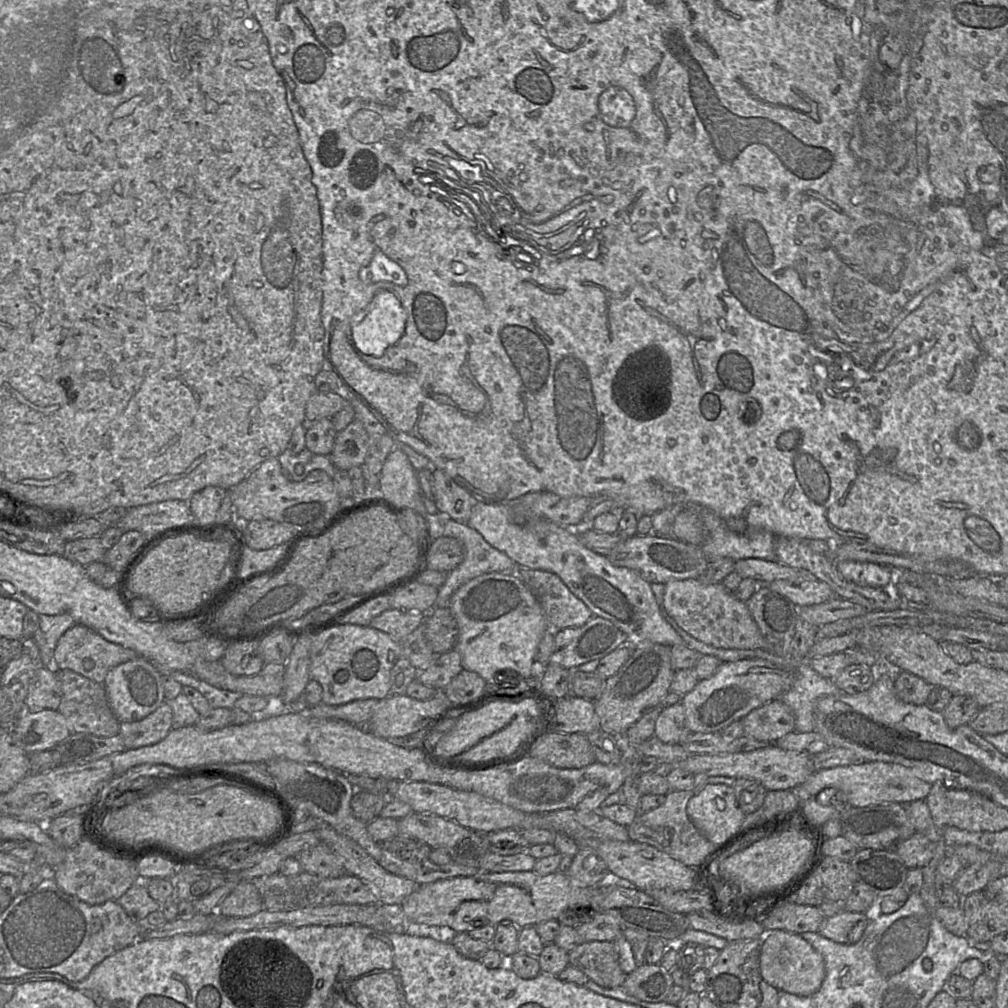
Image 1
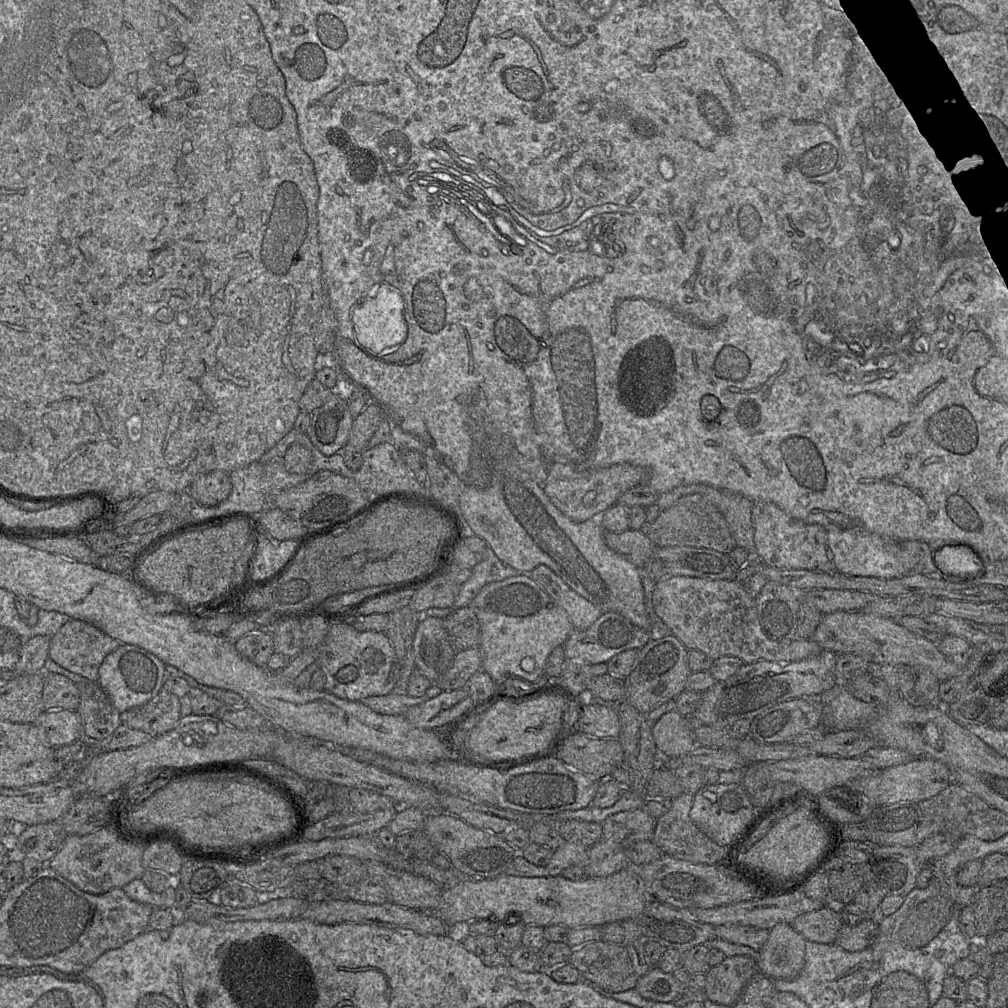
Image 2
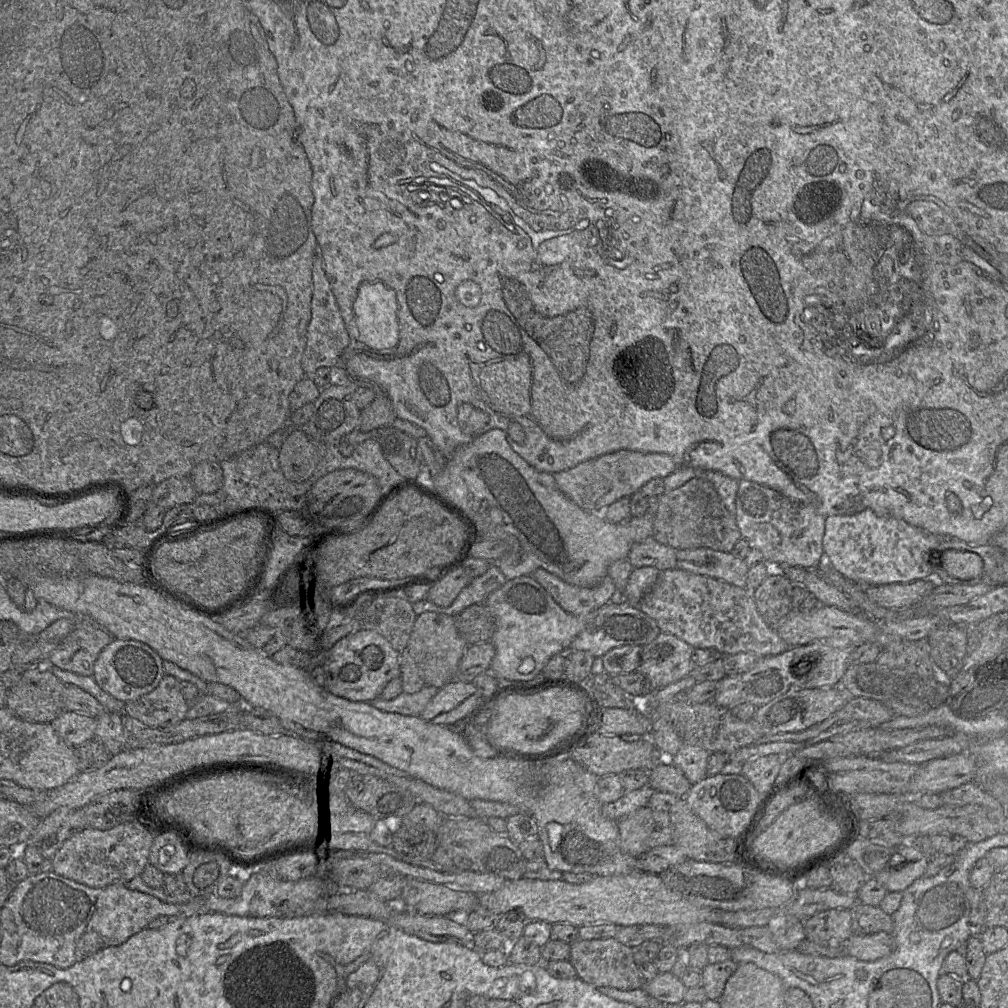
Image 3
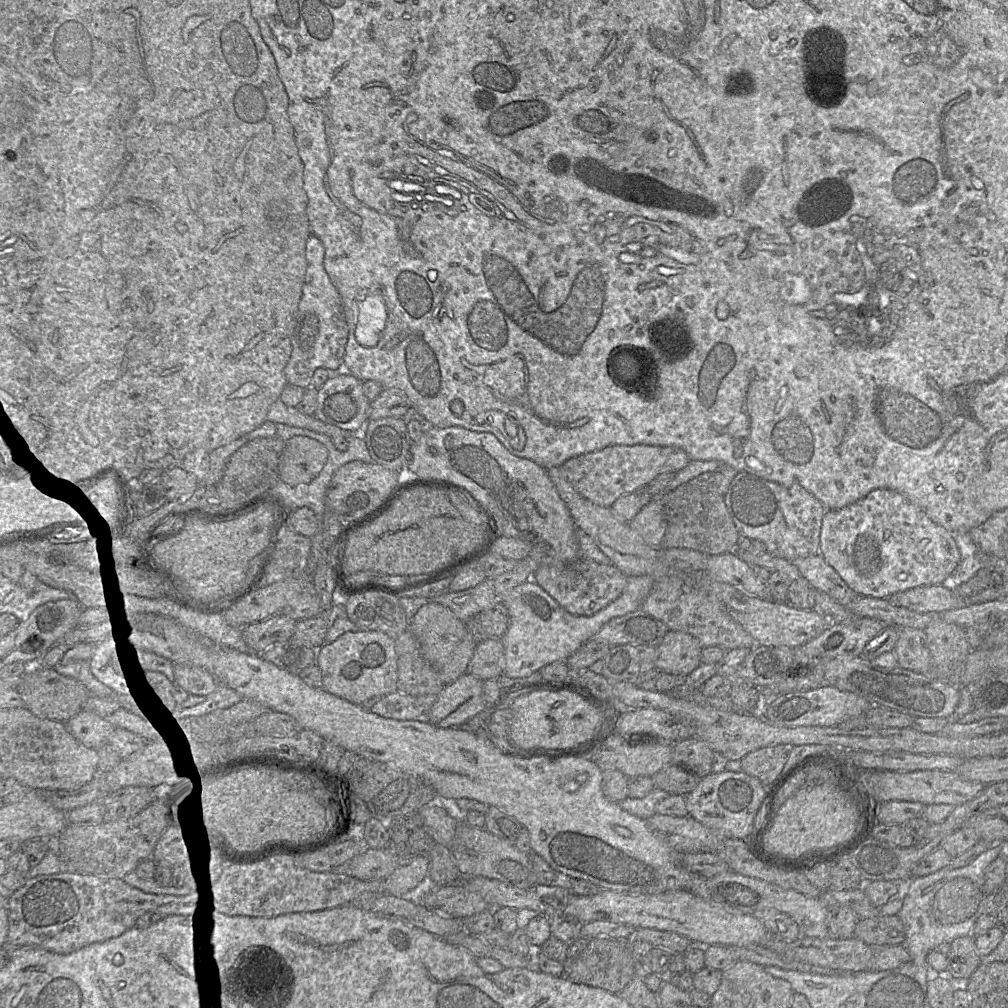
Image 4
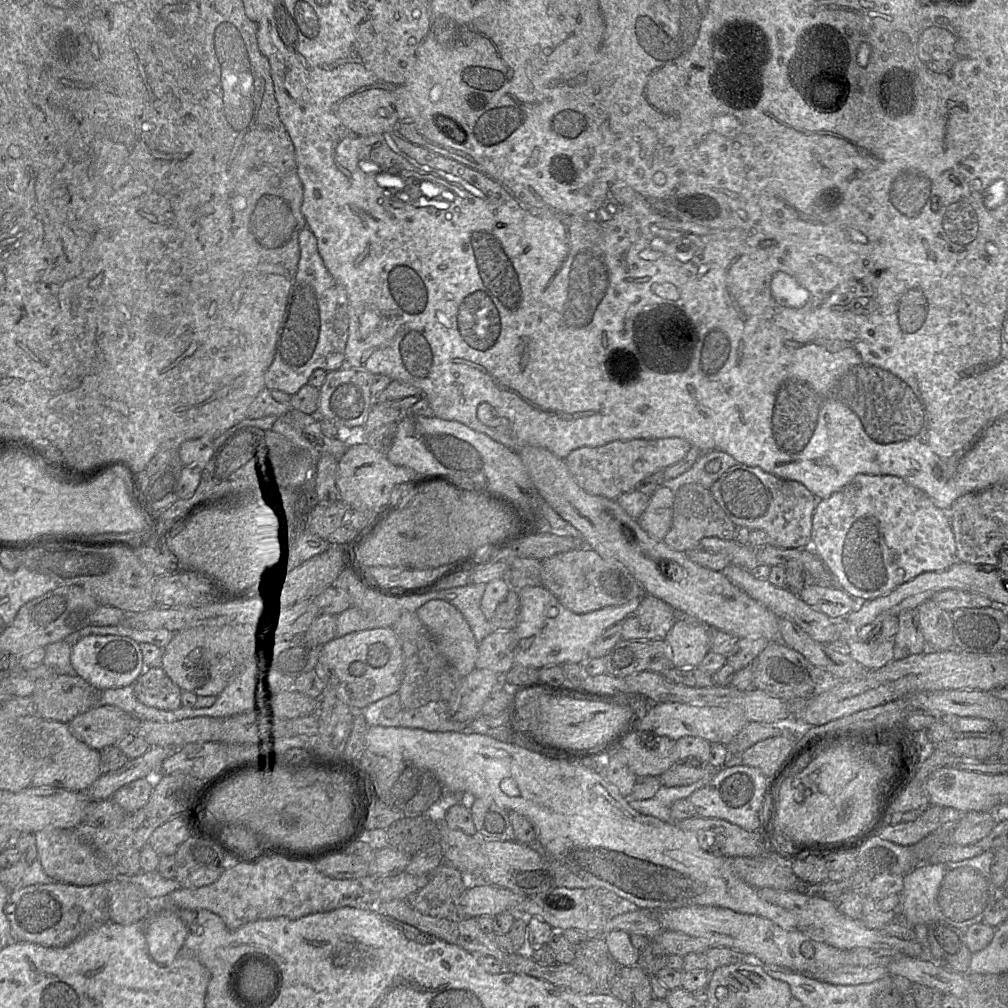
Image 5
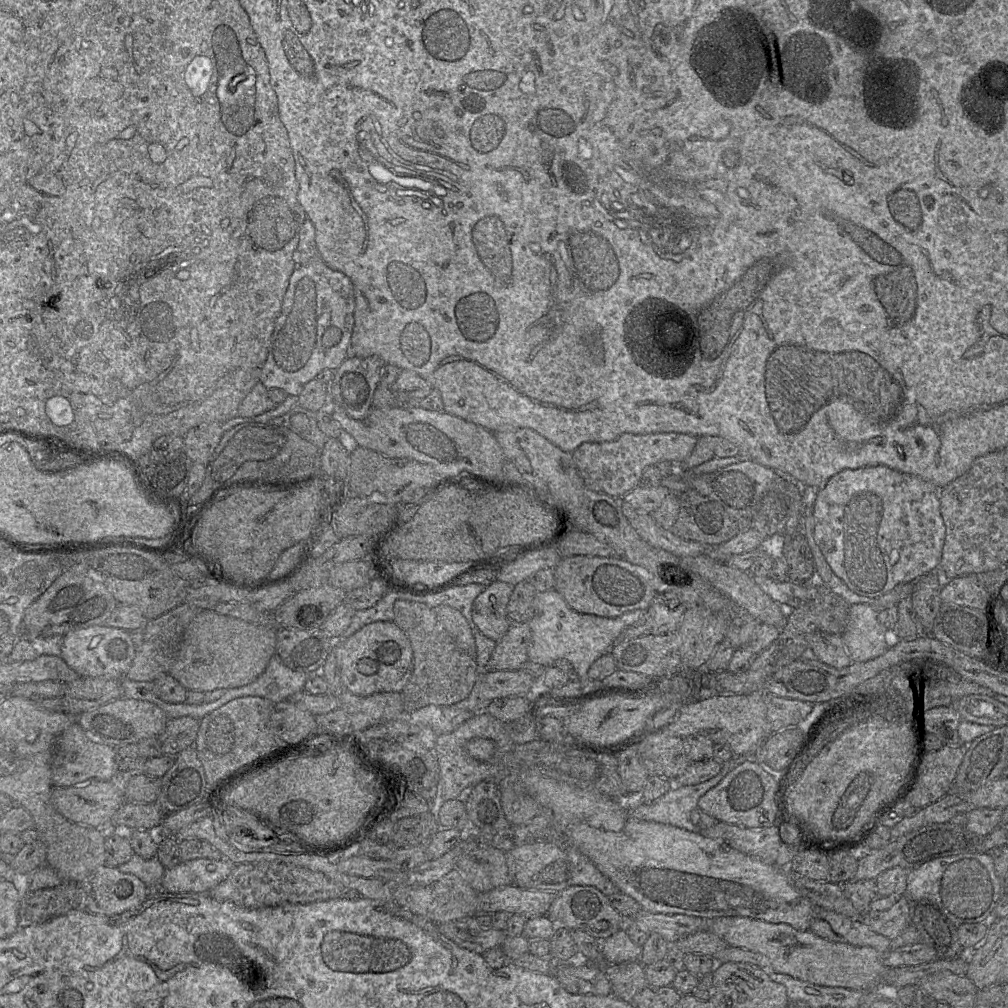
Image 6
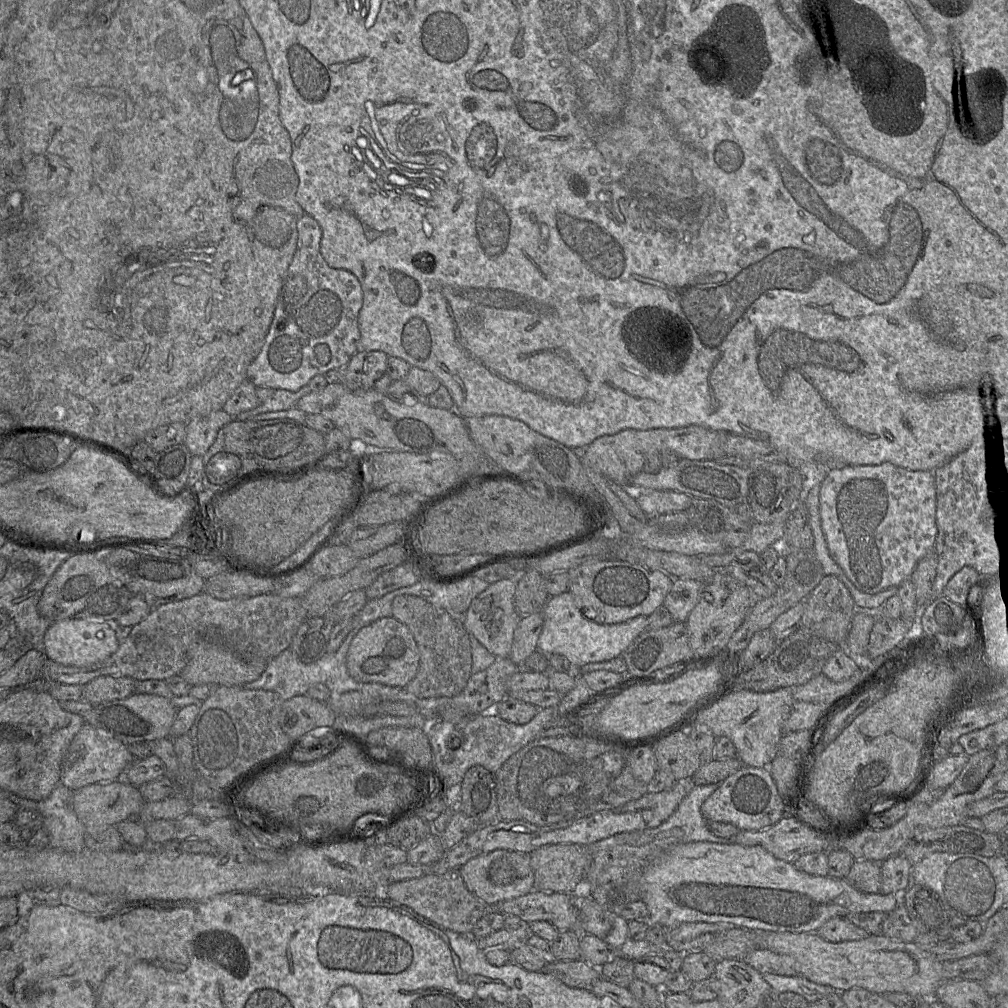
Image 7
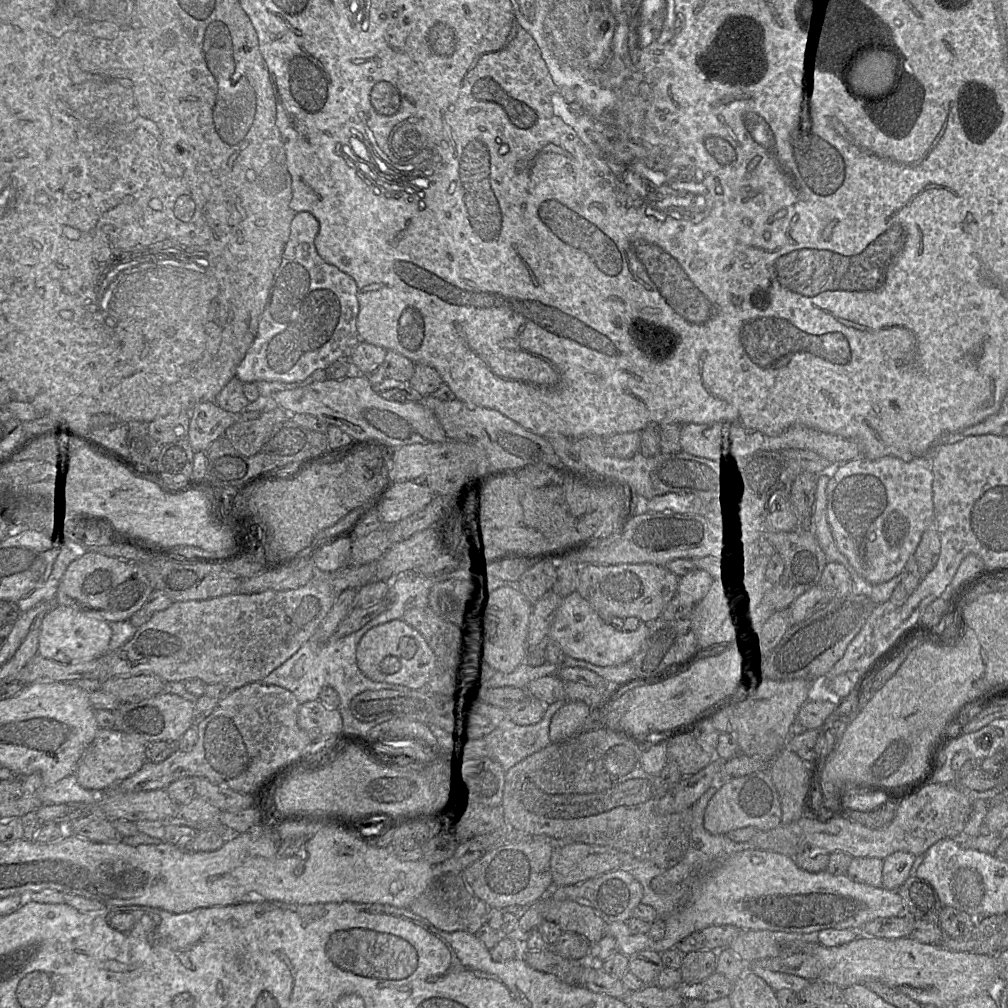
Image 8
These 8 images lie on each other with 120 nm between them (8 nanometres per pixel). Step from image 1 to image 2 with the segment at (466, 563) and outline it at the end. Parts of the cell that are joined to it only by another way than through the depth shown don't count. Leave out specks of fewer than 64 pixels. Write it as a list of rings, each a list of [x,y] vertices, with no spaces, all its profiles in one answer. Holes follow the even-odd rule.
[[[487,546],[484,557],[480,563],[472,569],[470,578],[460,585],[459,593],[449,608],[429,608],[420,614],[420,620],[427,617],[444,619],[459,608],[468,607],[479,591],[491,582],[502,581],[509,577],[522,574],[515,568],[503,563]]]

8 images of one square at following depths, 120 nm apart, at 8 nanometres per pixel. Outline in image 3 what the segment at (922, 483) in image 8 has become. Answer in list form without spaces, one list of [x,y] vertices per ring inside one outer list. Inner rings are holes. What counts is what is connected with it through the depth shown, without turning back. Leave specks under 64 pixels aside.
[[[865,509],[856,514],[832,515],[832,516],[825,517],[825,532],[823,536],[822,545],[823,545],[823,552],[829,557],[832,567],[836,571],[841,573],[849,581],[856,583],[858,585],[871,586],[871,585],[891,584],[891,583],[910,583],[916,580],[930,580],[936,586],[940,584],[938,584],[938,576],[936,576],[933,571],[933,566],[930,561],[930,555],[932,551],[939,550],[939,539],[941,539],[942,537],[952,537],[952,536],[944,536],[944,535],[931,533],[924,529],[912,526],[901,519],[879,516],[873,510]]]

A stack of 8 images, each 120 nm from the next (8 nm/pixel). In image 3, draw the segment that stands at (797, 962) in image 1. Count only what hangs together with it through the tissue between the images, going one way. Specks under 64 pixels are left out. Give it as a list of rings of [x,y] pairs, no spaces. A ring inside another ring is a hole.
[[[775,915],[769,920],[767,927],[780,951],[795,950],[806,938],[804,920],[793,915]]]

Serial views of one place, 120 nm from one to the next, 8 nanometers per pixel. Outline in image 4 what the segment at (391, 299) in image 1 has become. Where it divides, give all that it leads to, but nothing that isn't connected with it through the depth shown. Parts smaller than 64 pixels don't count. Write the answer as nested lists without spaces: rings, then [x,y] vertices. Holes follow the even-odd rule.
[[[371,293],[356,304],[356,341],[365,347],[374,347],[386,326],[387,310],[381,293]]]

